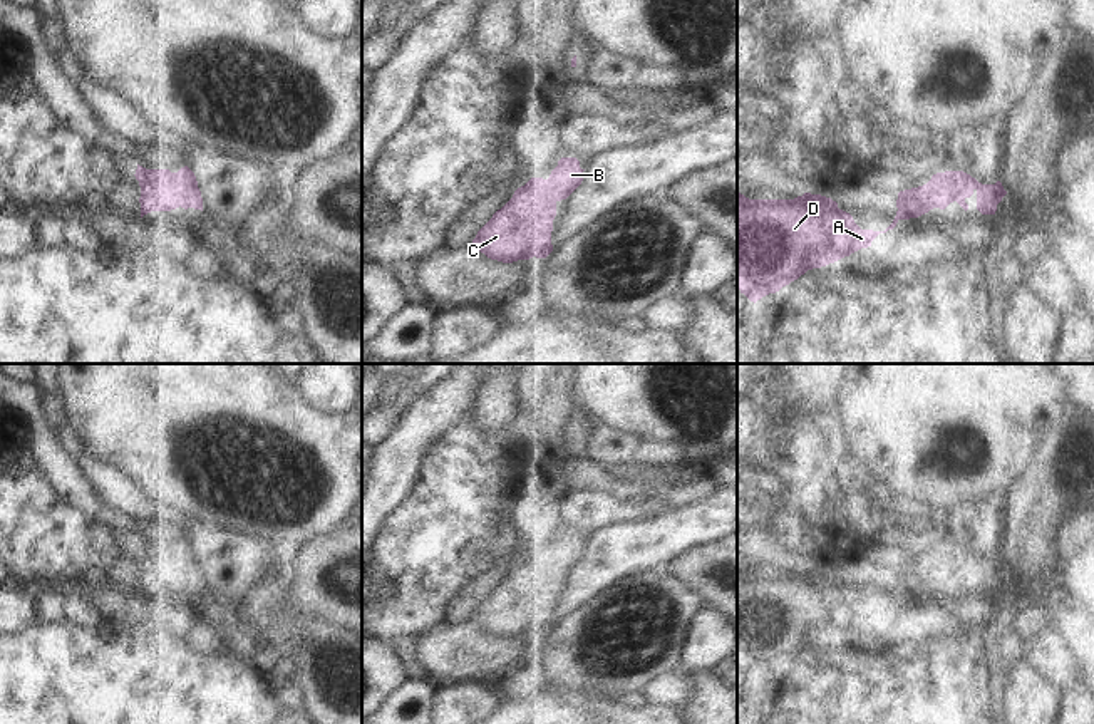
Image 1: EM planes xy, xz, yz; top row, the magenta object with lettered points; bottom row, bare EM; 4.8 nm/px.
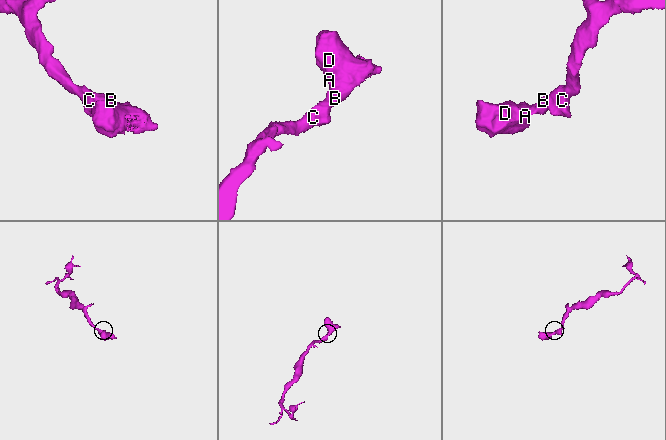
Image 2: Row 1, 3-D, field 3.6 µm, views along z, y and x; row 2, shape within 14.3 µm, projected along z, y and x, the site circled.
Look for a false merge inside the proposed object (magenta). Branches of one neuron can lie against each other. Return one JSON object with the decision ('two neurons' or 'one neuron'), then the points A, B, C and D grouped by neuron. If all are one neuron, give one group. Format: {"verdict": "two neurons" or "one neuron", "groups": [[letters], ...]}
{"verdict": "one neuron", "groups": [["A", "B", "C", "D"]]}

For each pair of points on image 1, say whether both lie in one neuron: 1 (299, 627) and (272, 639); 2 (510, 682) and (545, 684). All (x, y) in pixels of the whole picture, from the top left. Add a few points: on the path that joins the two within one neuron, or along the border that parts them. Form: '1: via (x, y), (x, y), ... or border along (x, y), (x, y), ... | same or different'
1: border along (322, 619), (280, 617), (277, 622) | different
2: via (518, 682), (536, 682) | same

